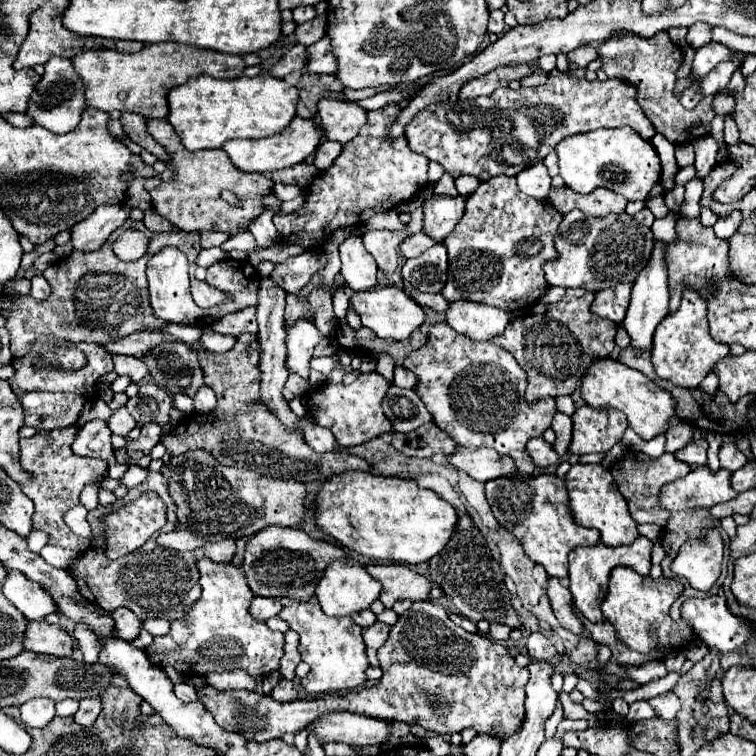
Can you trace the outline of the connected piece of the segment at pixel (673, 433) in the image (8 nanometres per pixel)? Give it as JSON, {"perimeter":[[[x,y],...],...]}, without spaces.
{"perimeter":[[[681,421],[677,427],[669,429],[665,433],[667,437],[667,445],[665,445],[665,451],[671,451],[671,453],[677,453],[681,447],[685,447],[687,443],[693,441],[693,427],[685,421]]]}

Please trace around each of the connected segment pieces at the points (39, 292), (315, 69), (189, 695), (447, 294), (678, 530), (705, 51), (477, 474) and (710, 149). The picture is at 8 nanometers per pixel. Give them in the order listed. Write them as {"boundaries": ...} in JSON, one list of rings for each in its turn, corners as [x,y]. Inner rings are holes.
{"boundaries":[[[[35,275],[33,279],[31,279],[31,283],[33,283],[33,287],[31,287],[31,297],[33,299],[37,299],[37,301],[41,301],[41,299],[47,299],[49,297],[49,293],[51,293],[51,287],[49,287],[49,283],[47,283],[47,279],[43,277],[43,275]]],[[[323,35],[317,43],[307,47],[307,71],[309,73],[335,73],[337,63],[331,53],[329,37]]],[[[177,683],[177,685],[175,685],[175,695],[177,695],[181,701],[197,701],[197,691],[195,691],[193,685],[189,685],[189,683]]],[[[493,177],[489,181],[483,181],[475,193],[467,197],[465,213],[459,221],[459,225],[449,233],[449,237],[443,241],[449,249],[449,273],[447,283],[441,291],[441,295],[453,303],[459,299],[475,301],[475,303],[487,303],[491,307],[499,307],[503,311],[517,311],[523,307],[535,305],[543,293],[549,289],[543,273],[543,265],[547,261],[555,261],[555,233],[561,223],[561,213],[549,203],[539,201],[533,197],[527,197],[517,189],[515,177]]],[[[697,509],[695,513],[683,513],[683,511],[671,513],[671,517],[667,521],[667,527],[665,527],[665,533],[661,537],[661,545],[663,545],[665,553],[667,553],[663,563],[661,563],[665,577],[671,577],[669,565],[675,559],[675,555],[679,551],[679,545],[687,537],[695,535],[695,531],[711,527],[711,523],[717,523],[717,527],[719,527],[719,519],[713,519],[709,509]]],[[[711,41],[709,45],[697,49],[691,75],[693,77],[705,77],[715,65],[719,65],[719,61],[725,61],[731,53],[733,51],[727,45],[721,45],[721,43],[713,43]]],[[[459,449],[455,455],[447,457],[459,471],[465,471],[477,481],[491,481],[515,473],[515,461],[507,455],[499,455],[493,449]]],[[[711,135],[699,137],[693,141],[695,147],[695,169],[697,169],[697,177],[703,179],[707,177],[707,173],[717,165],[717,141],[711,139]]]]}

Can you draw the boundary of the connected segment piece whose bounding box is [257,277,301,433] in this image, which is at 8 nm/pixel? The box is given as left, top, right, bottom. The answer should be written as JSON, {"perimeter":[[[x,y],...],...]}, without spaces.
{"perimeter":[[[261,277],[259,301],[257,301],[257,323],[259,323],[257,339],[259,339],[259,351],[261,351],[261,357],[259,357],[259,371],[261,371],[259,401],[275,417],[279,417],[283,427],[295,429],[297,433],[301,433],[299,417],[289,409],[289,403],[281,395],[281,389],[283,389],[287,377],[289,377],[289,373],[287,373],[287,345],[285,345],[285,319],[283,319],[285,297],[287,297],[287,293],[283,289],[279,289],[279,285],[275,285],[275,281],[271,281],[271,277]]]}

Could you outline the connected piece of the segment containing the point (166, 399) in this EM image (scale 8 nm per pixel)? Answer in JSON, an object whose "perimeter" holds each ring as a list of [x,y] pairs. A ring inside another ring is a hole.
{"perimeter":[[[141,383],[139,393],[127,401],[127,409],[139,425],[145,423],[167,425],[171,407],[173,407],[171,395],[155,383]]]}

